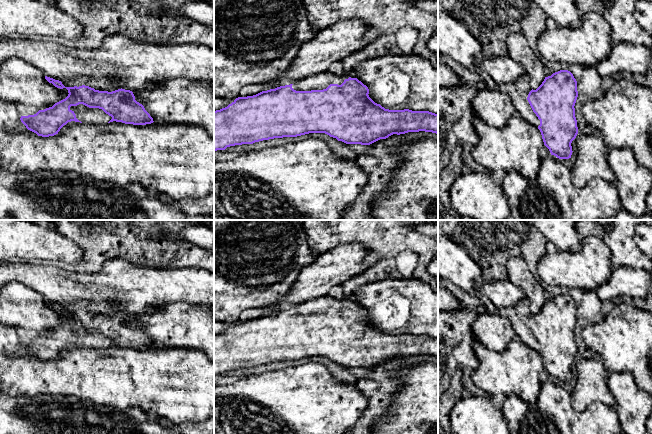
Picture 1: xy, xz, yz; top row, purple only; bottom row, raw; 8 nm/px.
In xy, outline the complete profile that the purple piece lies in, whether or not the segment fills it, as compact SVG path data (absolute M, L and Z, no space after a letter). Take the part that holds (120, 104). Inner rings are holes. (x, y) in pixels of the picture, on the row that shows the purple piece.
M47 76L45 79L57 88L66 88L69 94L52 107L39 110L34 115L21 116L20 120L26 128L38 136L54 136L71 121L93 125L113 121L133 125L154 122L130 90L121 88L108 92L91 88L87 82L79 87L65 87L59 80Z

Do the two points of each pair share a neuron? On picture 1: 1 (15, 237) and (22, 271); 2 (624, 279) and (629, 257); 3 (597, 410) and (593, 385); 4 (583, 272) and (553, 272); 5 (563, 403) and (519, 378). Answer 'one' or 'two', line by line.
1: two
2: two
3: two
4: one
5: two

